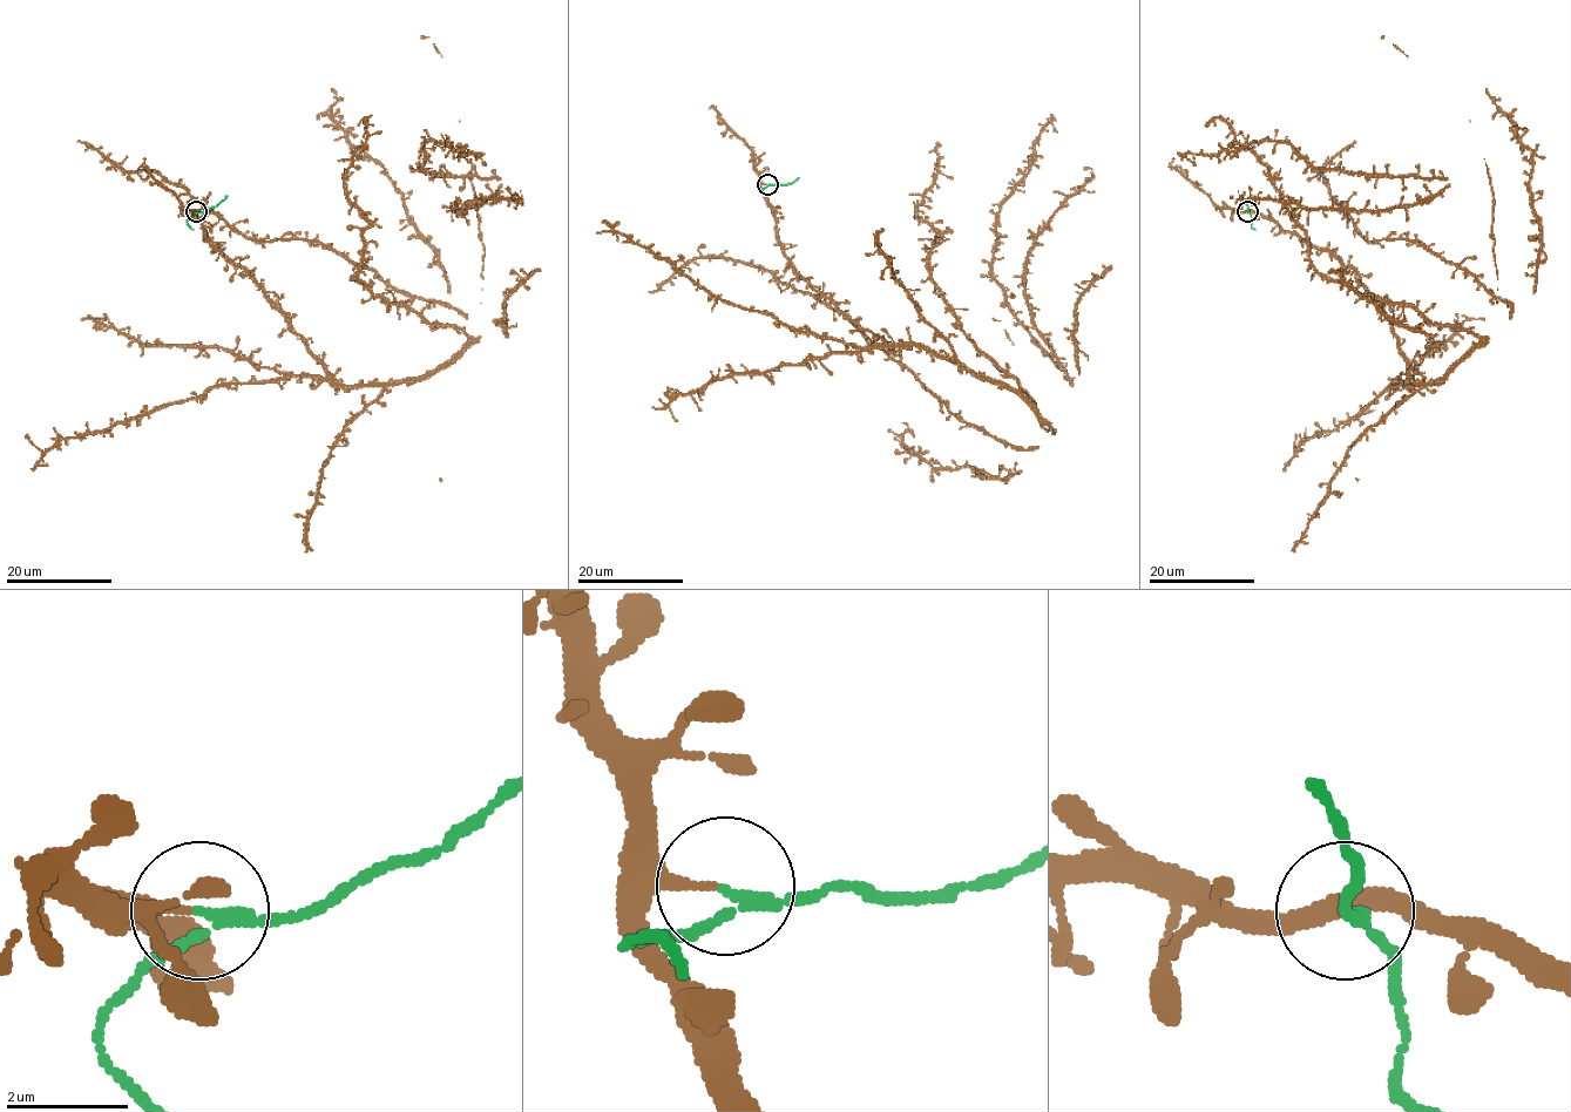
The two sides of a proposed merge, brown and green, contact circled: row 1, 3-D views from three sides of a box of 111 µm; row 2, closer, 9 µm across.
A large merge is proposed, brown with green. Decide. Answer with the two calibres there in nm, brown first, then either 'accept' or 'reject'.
calibres 190 and 170 nm; reject

